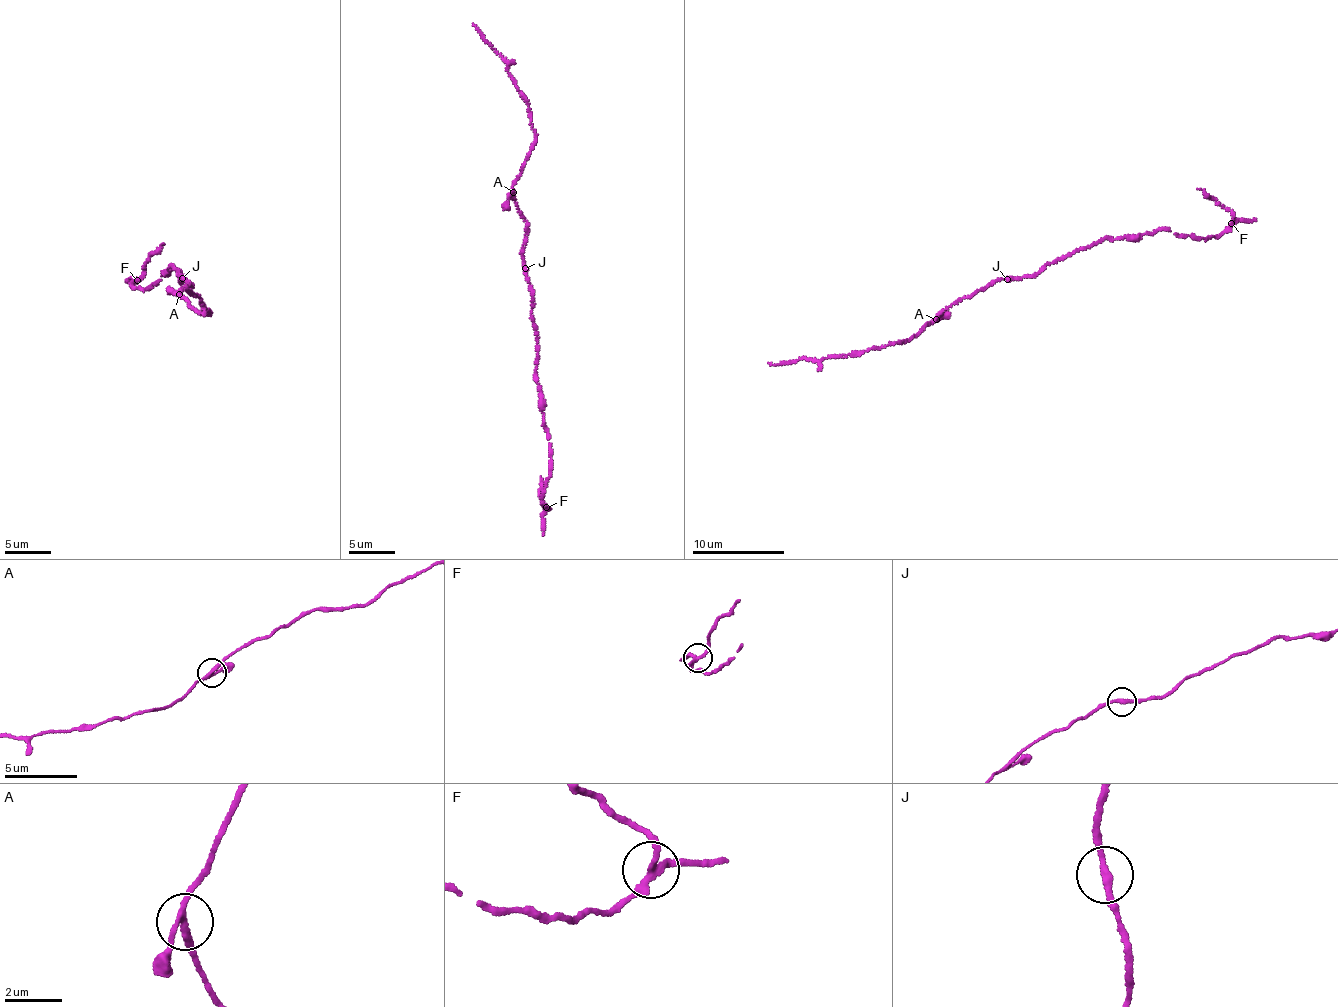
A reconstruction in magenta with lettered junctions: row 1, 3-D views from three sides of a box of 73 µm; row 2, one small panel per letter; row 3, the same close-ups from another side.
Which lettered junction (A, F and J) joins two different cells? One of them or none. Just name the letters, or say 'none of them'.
F

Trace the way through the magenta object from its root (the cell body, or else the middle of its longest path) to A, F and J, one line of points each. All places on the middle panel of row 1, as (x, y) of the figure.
A: (528, 283), (523, 253), (528, 232), (513, 192)
F: (528, 283), (539, 346), (537, 383), (551, 459), (551, 476), (545, 484), (543, 498), (547, 506)
J: (528, 283), (525, 268)

